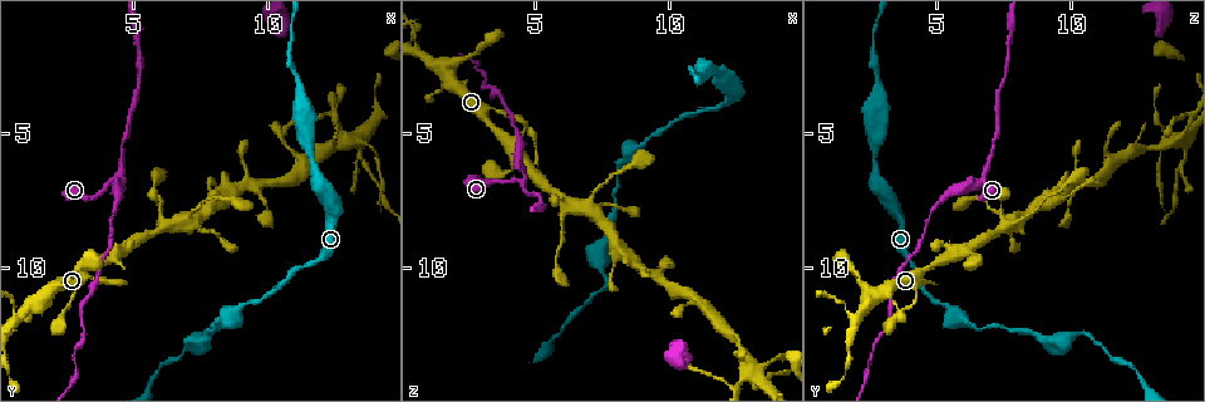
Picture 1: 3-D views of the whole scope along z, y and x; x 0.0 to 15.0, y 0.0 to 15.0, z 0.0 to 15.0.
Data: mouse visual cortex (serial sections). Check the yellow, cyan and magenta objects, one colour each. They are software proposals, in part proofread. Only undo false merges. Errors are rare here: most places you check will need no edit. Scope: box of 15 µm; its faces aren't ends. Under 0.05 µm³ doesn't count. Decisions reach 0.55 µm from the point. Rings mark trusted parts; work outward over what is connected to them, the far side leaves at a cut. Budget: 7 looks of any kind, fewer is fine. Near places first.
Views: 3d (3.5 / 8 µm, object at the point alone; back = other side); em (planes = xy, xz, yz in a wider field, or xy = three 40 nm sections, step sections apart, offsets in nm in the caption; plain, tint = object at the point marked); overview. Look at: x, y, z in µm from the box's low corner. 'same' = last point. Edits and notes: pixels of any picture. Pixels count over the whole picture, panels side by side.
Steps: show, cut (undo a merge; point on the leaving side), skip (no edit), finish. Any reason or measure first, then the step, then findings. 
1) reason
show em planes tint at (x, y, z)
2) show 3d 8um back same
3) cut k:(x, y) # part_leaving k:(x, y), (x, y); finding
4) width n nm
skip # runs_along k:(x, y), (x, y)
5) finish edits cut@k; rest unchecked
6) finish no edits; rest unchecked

show 3d 8um at (4.3, 6.7, 6.7)

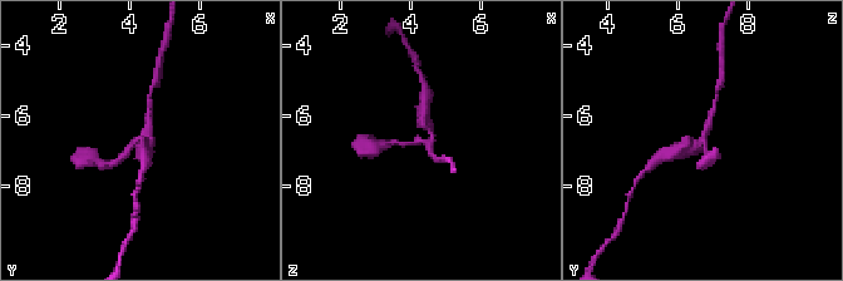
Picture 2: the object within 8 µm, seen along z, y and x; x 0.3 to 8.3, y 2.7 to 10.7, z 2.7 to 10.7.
show 3d 3.5um at (4.2, 6.7, 6.7)

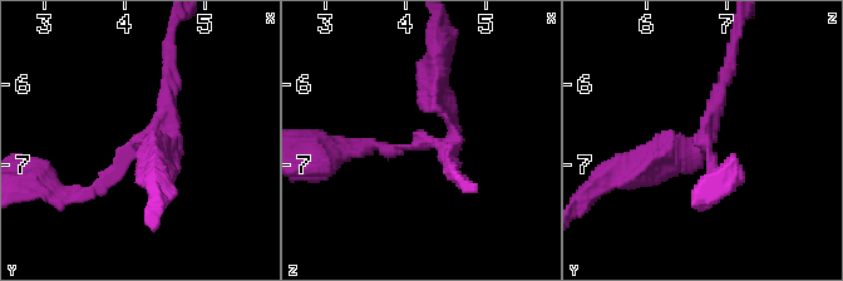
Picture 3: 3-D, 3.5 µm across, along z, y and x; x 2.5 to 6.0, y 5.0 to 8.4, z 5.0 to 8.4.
shape alone is not enough
show em xy step 3 tint at (4.20, 6.75, 6.75)

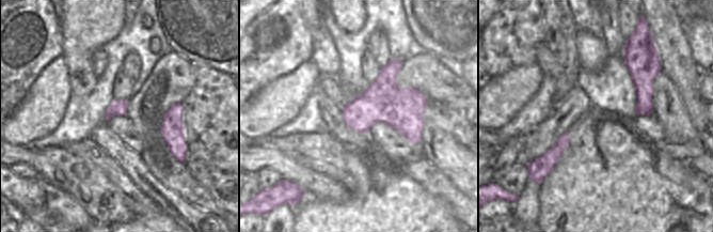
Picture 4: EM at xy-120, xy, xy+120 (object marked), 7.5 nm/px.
width 320 nm
skip # runs_along 3:(359, 147), (448, 143), (452, 118), (437, 104); one cell here

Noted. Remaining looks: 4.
a fork
show 3d 3.5um back at (8.7, 11.8, 5.7)

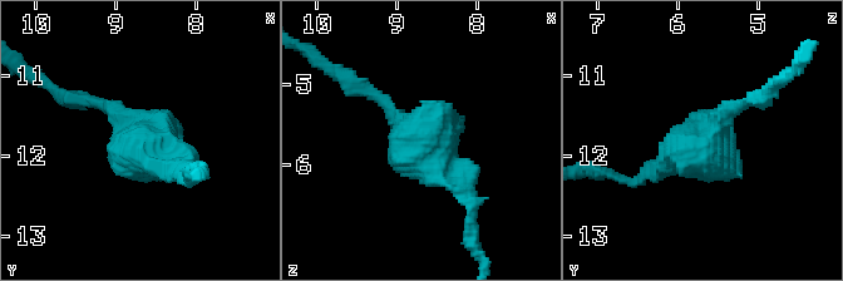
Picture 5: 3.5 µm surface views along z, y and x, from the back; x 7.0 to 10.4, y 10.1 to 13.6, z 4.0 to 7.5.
need the tissue
show em xy step 5 tint at (8.75, 11.70, 5.55)

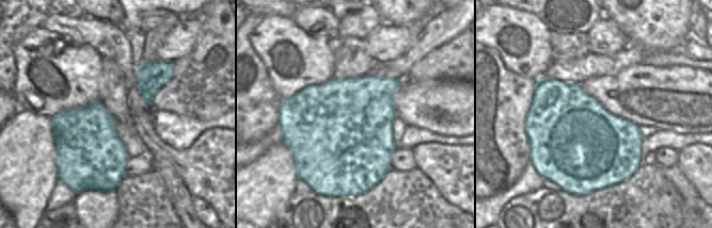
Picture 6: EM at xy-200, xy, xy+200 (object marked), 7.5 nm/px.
skip # runs_along 5:(381, 102), (471, 211); all the same cell

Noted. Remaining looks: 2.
calibre changes
show 3d 3.5um at (7.5, 12.5, 10.3)

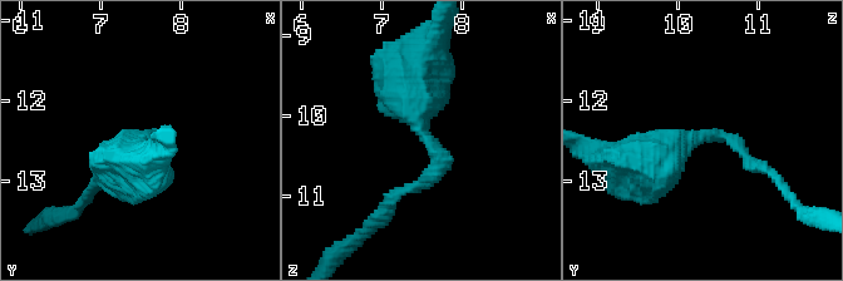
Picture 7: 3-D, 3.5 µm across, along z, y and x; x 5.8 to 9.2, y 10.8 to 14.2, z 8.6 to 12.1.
arm_widths 150, 600 nm; shape alone is not enough
show em planes tint at (7.55, 12.45, 10.30)

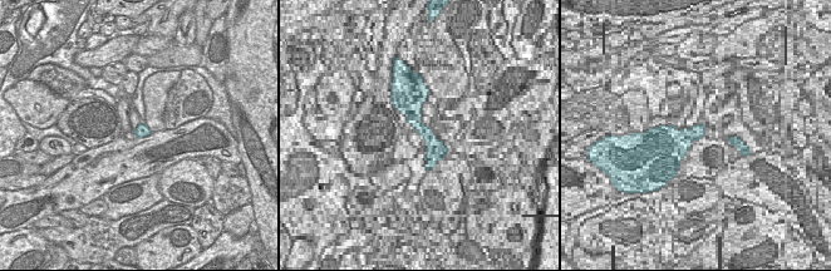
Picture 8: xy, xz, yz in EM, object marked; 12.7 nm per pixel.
skip # all the same cell

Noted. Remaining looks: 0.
finish no edits; rest unchecked

